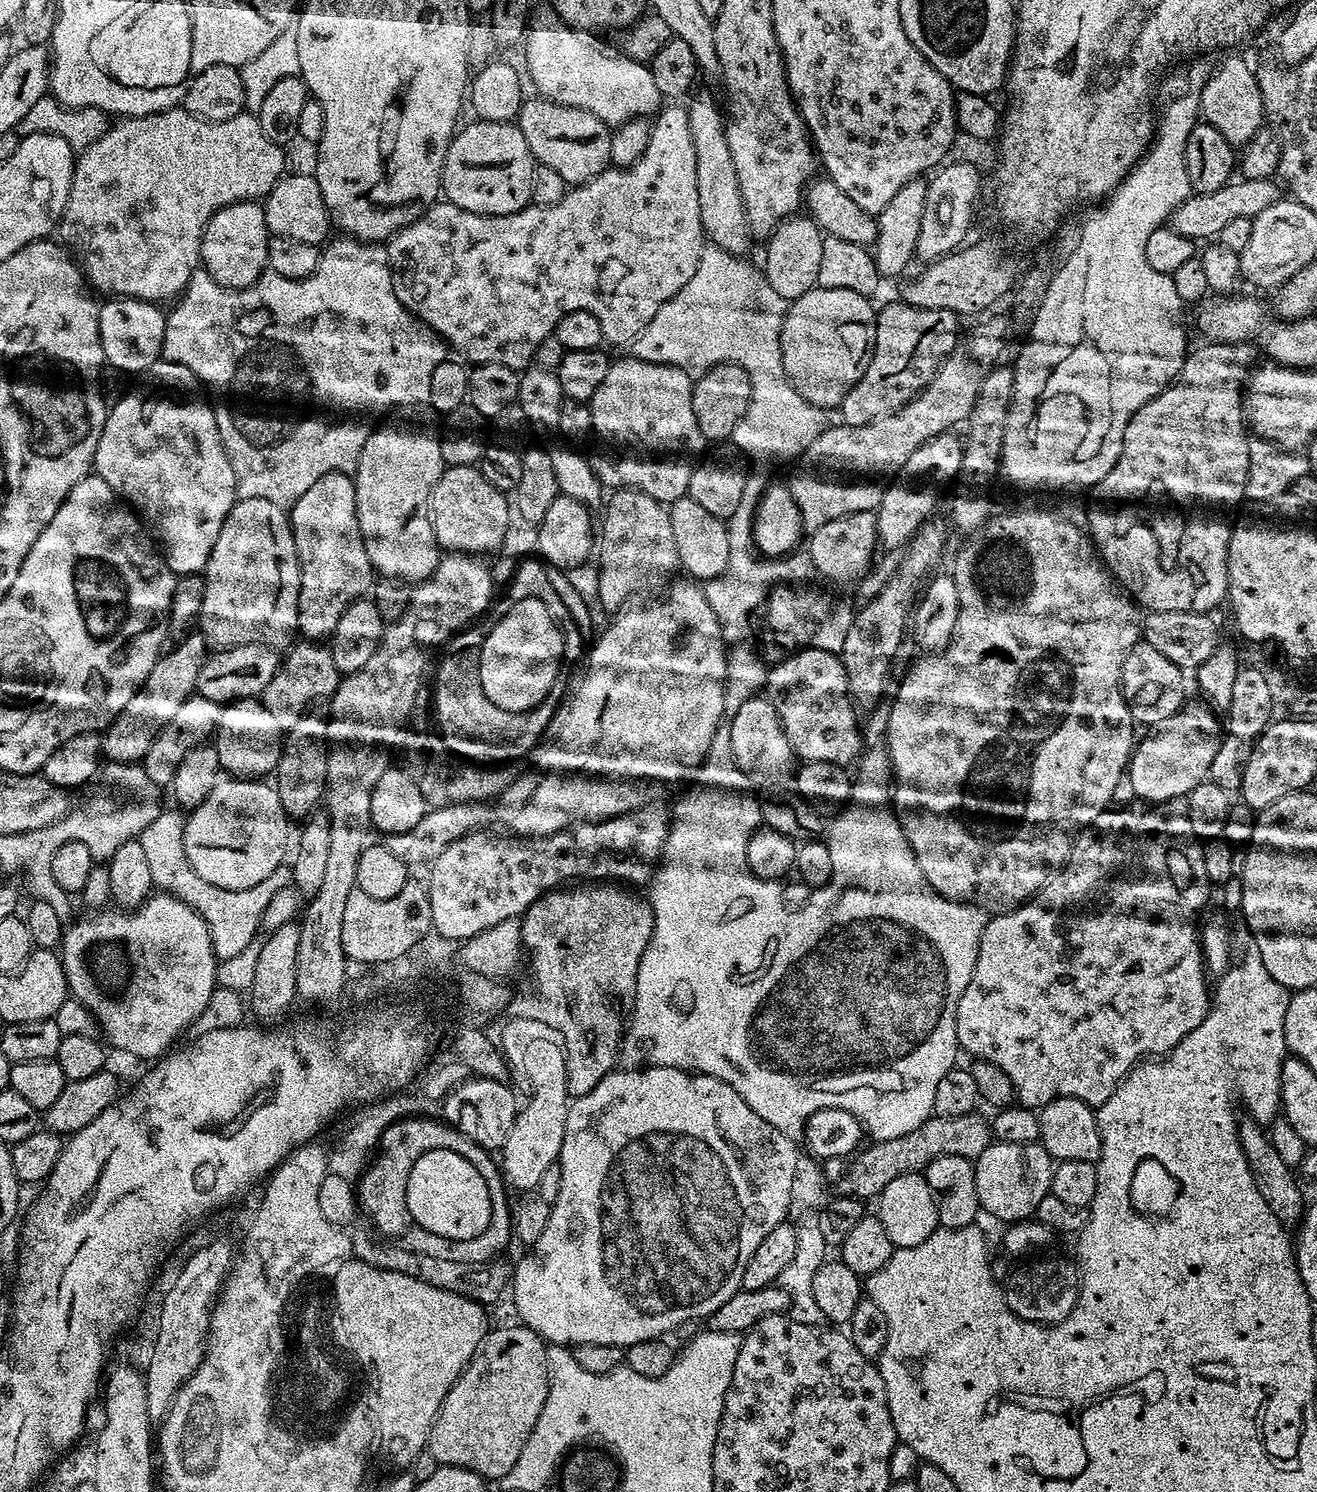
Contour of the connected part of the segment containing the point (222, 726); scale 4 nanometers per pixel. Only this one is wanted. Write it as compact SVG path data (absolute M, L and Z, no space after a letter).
M237 700L221 707L214 733L221 769L232 778L264 778L275 773L282 743L282 721L259 700Z

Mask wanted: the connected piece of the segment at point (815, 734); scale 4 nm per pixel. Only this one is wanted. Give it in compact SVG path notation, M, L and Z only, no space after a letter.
M801 647L785 655L781 664L768 668L766 699L772 703L792 751L801 761L830 762L848 766L862 751L860 724L848 694L846 670L835 651Z

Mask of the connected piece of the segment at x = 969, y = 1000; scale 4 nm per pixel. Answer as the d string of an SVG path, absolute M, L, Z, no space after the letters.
M1181 798L1179 800L1168 800L1165 804L1140 806L1144 808L1136 807L1137 806L1127 806L1121 807L1119 810L1106 810L1093 824L1088 825L1087 828L1083 829L1083 831L1073 839L1068 861L1063 864L1059 870L1053 871L1050 879L1044 883L1043 888L1041 888L1032 899L1025 900L1019 908L1011 912L1001 912L993 915L991 919L989 919L987 926L984 927L984 933L978 946L978 962L974 962L974 974L970 978L966 990L962 990L962 998L958 998L958 1010L956 1011L956 1043L963 1051L965 1048L965 1050L969 1052L969 1057L977 1060L985 1060L986 1062L994 1062L994 1066L998 1066L998 1070L1002 1070L1009 1076L1010 1082L1014 1082L1016 1099L1025 1108L1031 1108L1033 1110L1042 1109L1046 1107L1051 1100L1059 1096L1078 1098L1082 1102L1093 1106L1102 1105L1106 1102L1106 1098L1110 1098L1110 1094L1114 1094L1114 1090L1120 1085L1121 1080L1123 1080L1137 1064L1141 1063L1145 1058L1160 1058L1171 1052L1174 1046L1178 1046L1178 1042L1182 1042L1182 1038L1186 1038L1186 1034L1190 1034L1190 1030L1194 1030L1208 1017L1210 1007L1210 980L1206 975L1204 953L1200 950L1200 928L1198 927L1198 921L1201 919L1200 911L1208 904L1210 885L1206 878L1206 866L1202 866L1204 849L1201 841L1192 833L1192 827L1190 826L1188 801L1187 799Z

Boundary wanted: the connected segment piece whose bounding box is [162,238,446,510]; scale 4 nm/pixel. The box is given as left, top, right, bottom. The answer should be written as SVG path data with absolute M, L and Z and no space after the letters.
M351 238L340 239L344 240L333 239L321 251L316 269L301 280L282 278L282 274L266 270L250 286L222 290L219 284L212 283L210 273L197 270L182 295L171 305L172 313L167 313L162 353L165 357L169 356L168 360L172 364L188 364L189 370L197 376L195 379L204 380L205 386L212 391L211 399L214 401L218 434L230 458L230 466L234 466L236 495L239 499L266 498L266 502L274 502L274 506L288 510L298 502L298 498L302 498L302 494L306 494L306 490L310 490L310 486L314 486L314 482L318 482L318 478L322 478L322 474L355 473L362 446L367 442L368 435L373 432L373 425L377 423L376 416L398 407L399 404L427 405L430 398L430 377L446 358L444 341L427 324L418 322L417 317L402 306L402 302L398 302L394 294L392 266L388 262L387 247Z

